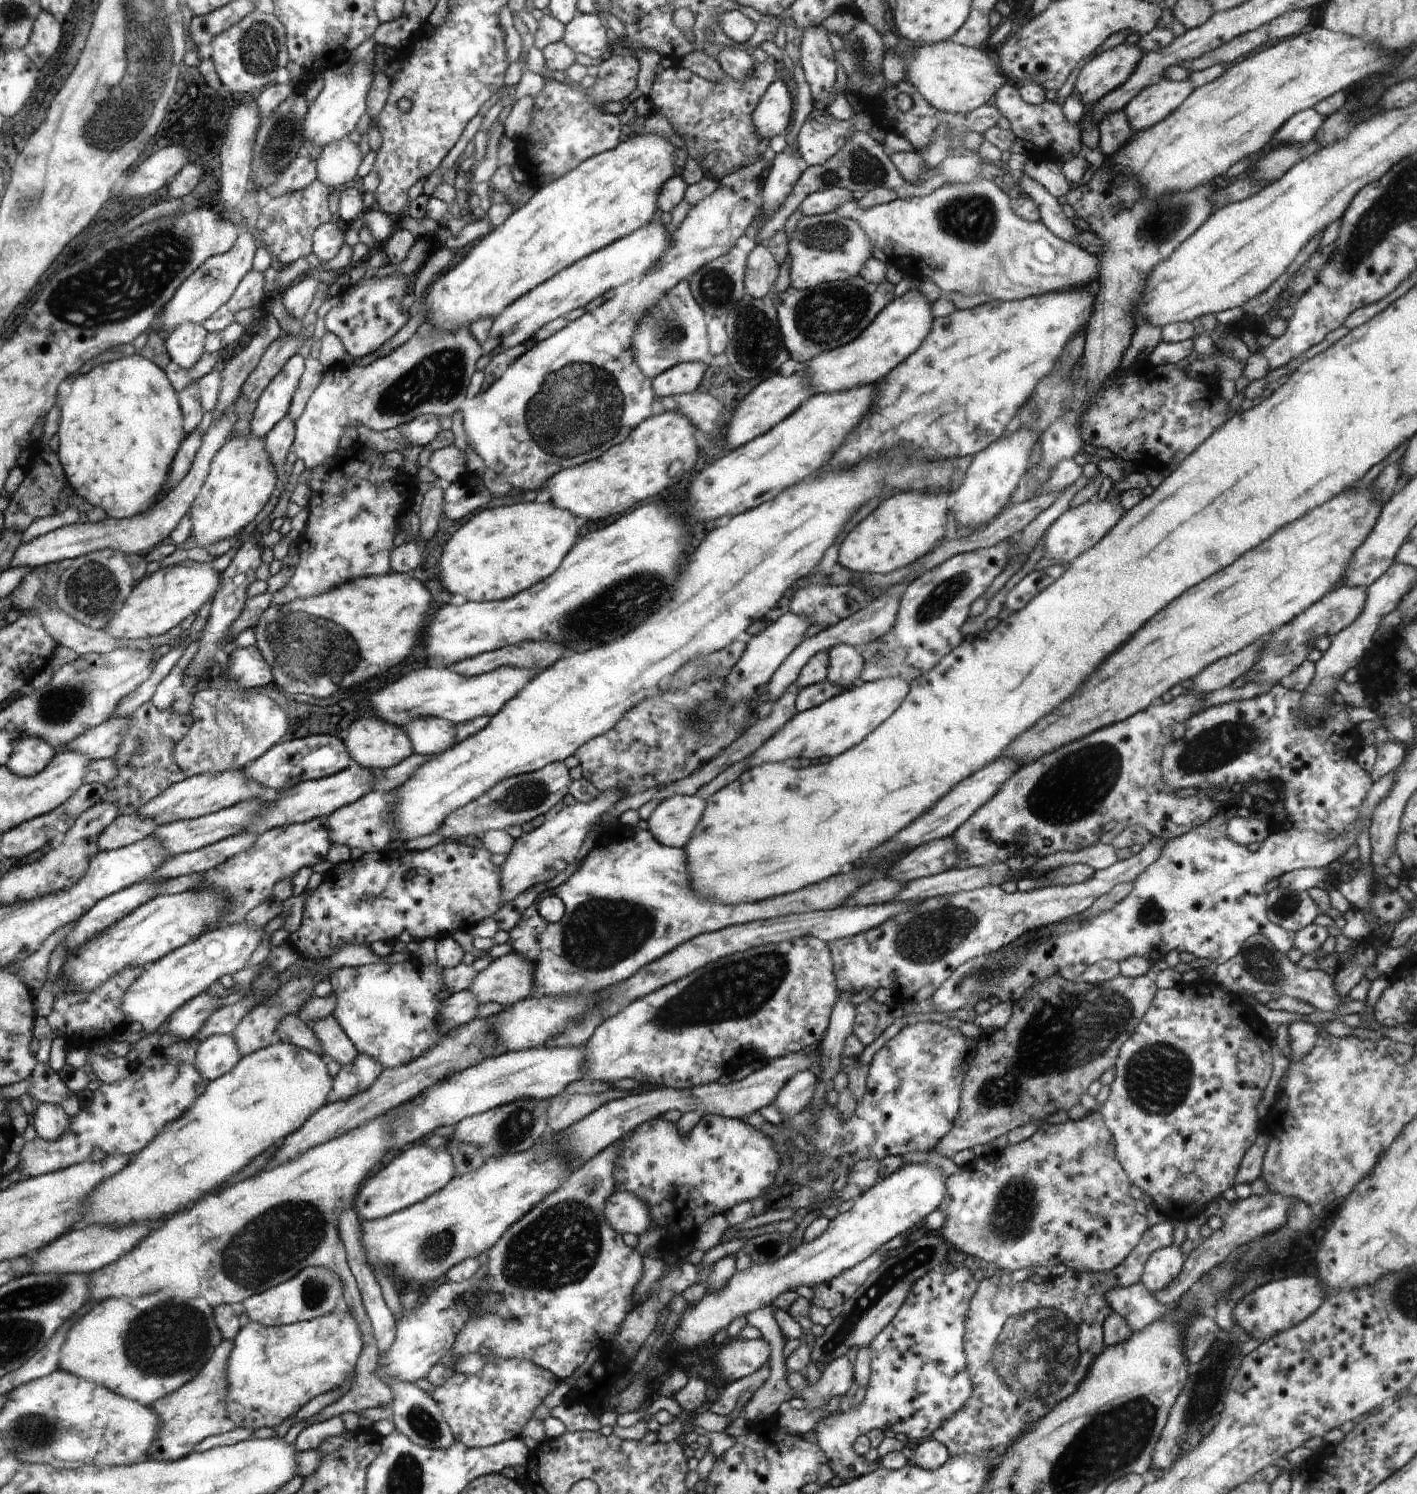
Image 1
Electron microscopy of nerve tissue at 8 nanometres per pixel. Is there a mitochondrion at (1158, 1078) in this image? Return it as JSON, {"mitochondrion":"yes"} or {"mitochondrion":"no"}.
{"mitochondrion":"yes"}

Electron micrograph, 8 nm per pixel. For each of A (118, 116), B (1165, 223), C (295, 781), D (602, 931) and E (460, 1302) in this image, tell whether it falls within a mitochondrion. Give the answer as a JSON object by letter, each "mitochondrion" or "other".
{"A":"mitochondrion","B":"mitochondrion","C":"other","D":"mitochondrion","E":"mitochondrion"}

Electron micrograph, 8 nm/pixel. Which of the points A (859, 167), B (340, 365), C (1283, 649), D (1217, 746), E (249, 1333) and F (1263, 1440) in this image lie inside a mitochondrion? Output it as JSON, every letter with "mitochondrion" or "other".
{"A":"mitochondrion","B":"other","C":"mitochondrion","D":"mitochondrion","E":"other","F":"other"}

